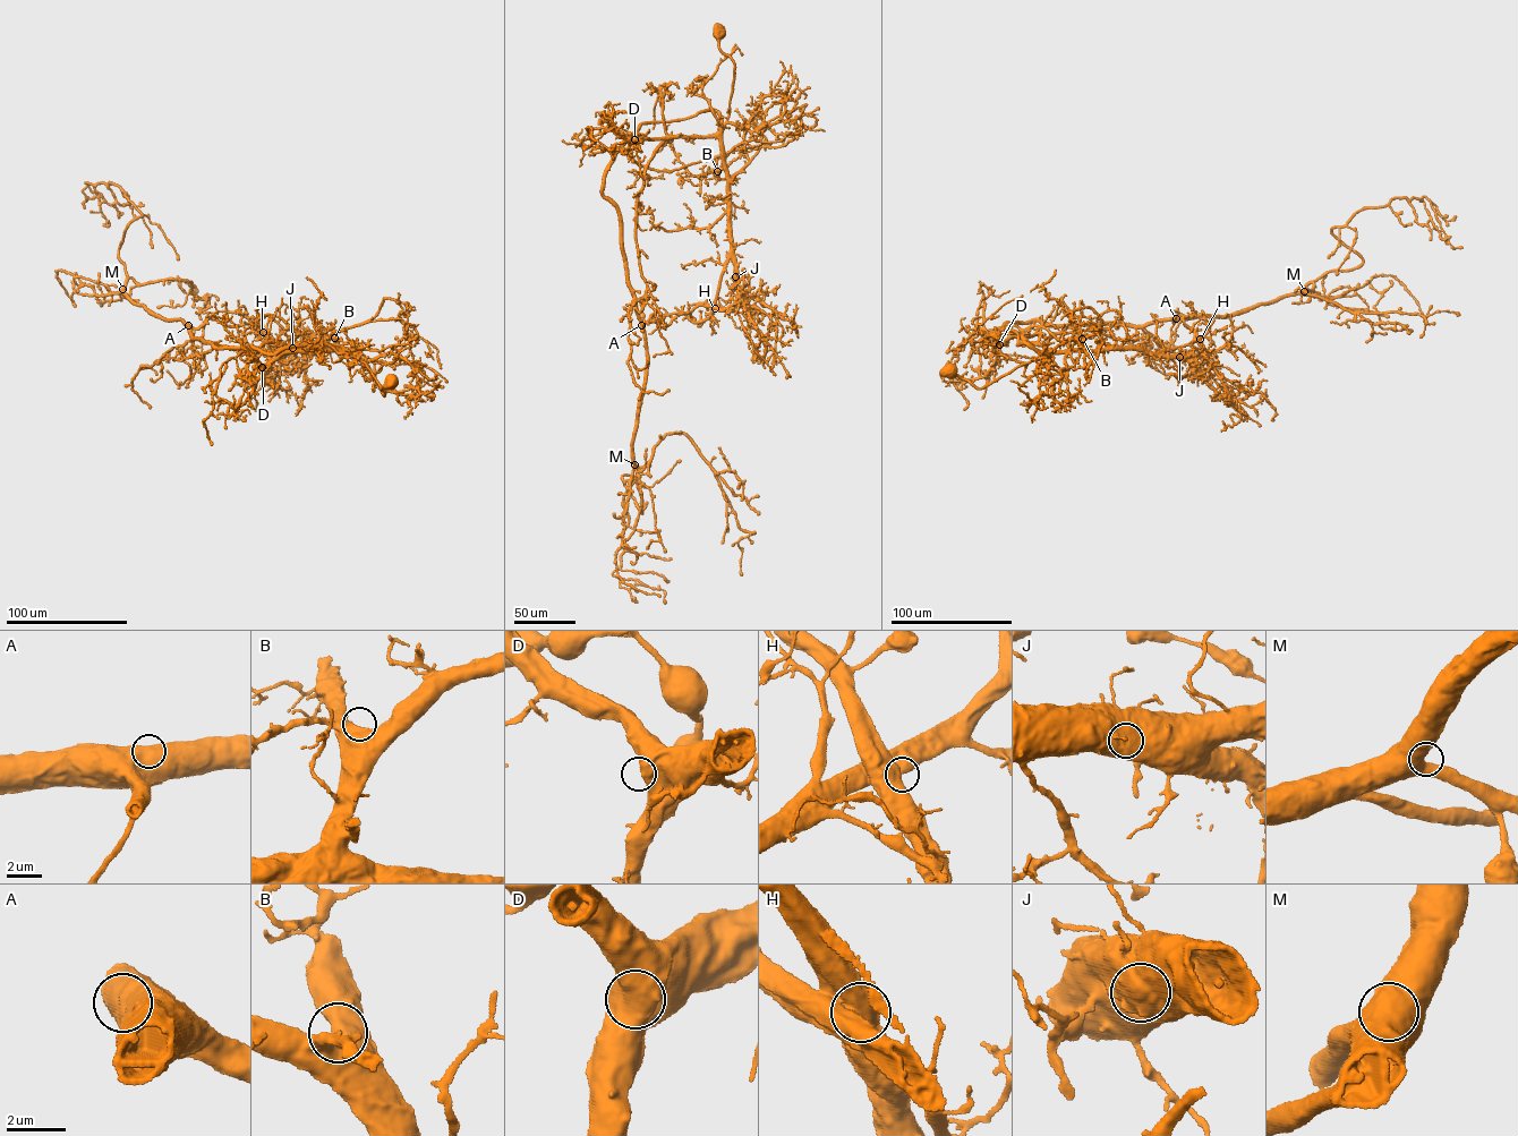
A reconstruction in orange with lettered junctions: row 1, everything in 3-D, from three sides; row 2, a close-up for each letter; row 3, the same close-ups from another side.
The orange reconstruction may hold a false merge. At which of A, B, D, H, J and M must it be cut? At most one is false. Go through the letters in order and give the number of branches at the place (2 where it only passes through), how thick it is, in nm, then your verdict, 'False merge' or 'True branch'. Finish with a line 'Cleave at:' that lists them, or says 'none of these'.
A: Branches: 1. Thickness 750 nm. True branch
B: Branches: 1. Thickness 900 nm. True branch
D: Branches: 1. Thickness 750 nm. True branch
H: Branches: 1. Thickness 950 nm. True branch
J: Branches: 1. Thickness 1200 nm. True branch
M: Branches: 1. Thickness 950 nm. True branch
Cleave at: none of these

